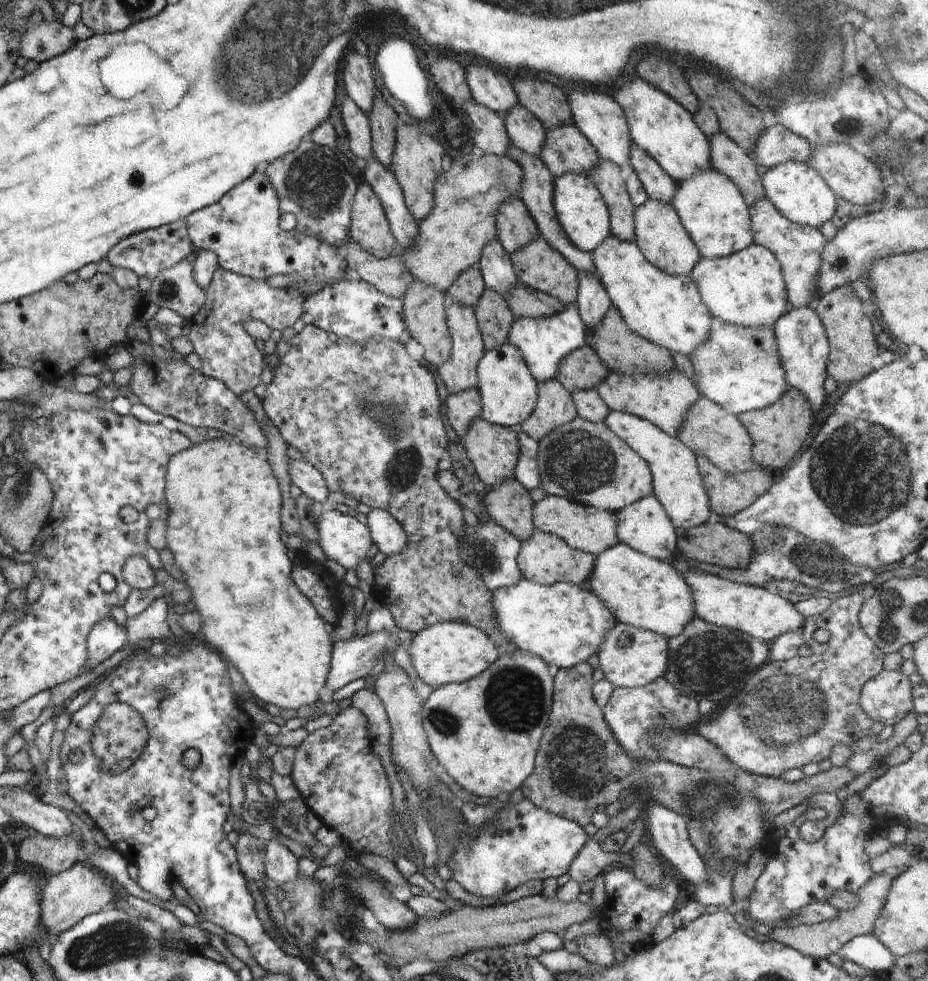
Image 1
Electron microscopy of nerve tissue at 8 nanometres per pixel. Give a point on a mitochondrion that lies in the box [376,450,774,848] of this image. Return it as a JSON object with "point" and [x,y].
{"point":[577,761]}

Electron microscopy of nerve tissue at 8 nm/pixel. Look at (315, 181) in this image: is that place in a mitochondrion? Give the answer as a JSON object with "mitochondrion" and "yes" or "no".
{"mitochondrion":"yes"}

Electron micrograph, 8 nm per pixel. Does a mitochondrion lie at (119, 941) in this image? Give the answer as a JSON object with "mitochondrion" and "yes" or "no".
{"mitochondrion":"yes"}

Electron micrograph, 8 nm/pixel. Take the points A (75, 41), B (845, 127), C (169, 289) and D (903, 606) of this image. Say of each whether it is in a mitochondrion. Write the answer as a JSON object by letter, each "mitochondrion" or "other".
{"A":"other","B":"mitochondrion","C":"mitochondrion","D":"mitochondrion"}

